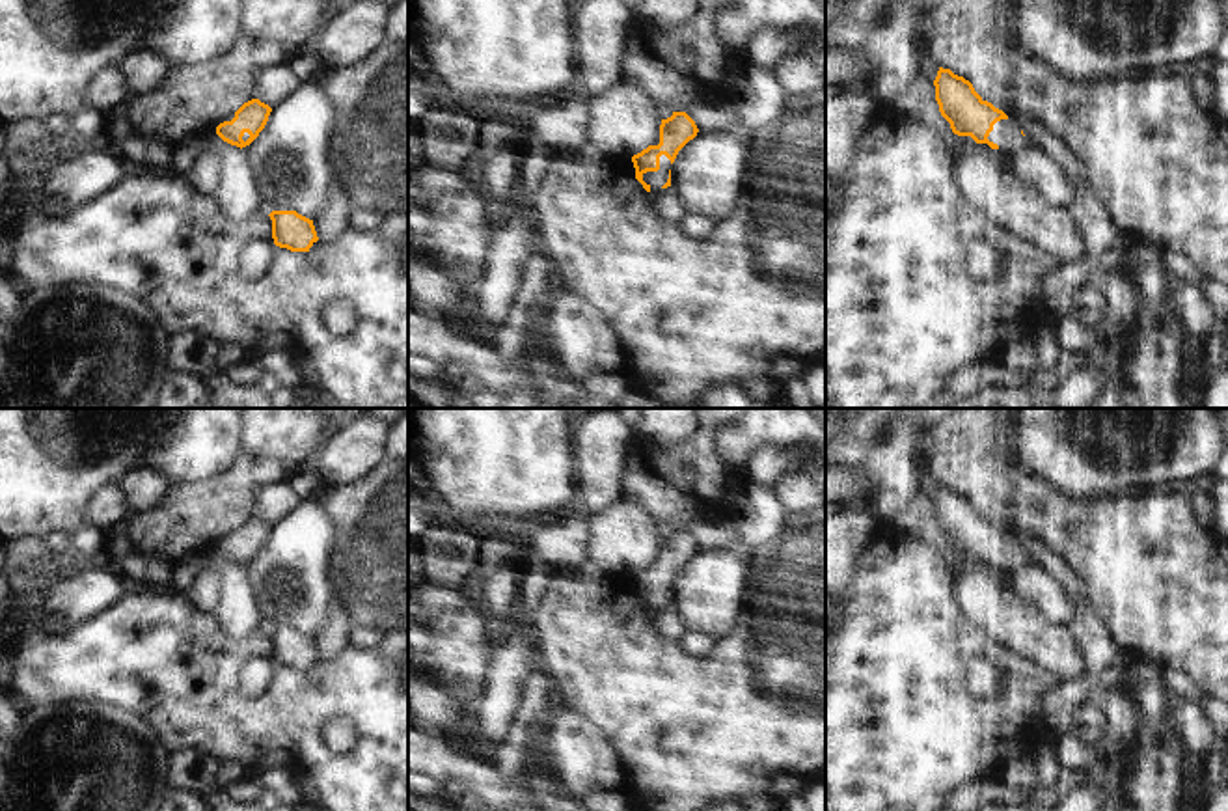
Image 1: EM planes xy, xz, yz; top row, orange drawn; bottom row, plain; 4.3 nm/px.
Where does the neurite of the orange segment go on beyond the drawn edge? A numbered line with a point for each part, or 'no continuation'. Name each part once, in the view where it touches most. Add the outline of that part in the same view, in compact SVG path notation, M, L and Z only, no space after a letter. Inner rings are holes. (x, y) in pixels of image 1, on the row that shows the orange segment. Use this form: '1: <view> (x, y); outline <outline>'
1: xz (656, 179); outline M662 155L660 170L643 173L643 181L650 186L650 192L658 194L669 179L671 160Z

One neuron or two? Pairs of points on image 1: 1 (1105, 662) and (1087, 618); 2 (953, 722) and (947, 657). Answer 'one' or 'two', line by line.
1: one
2: one

